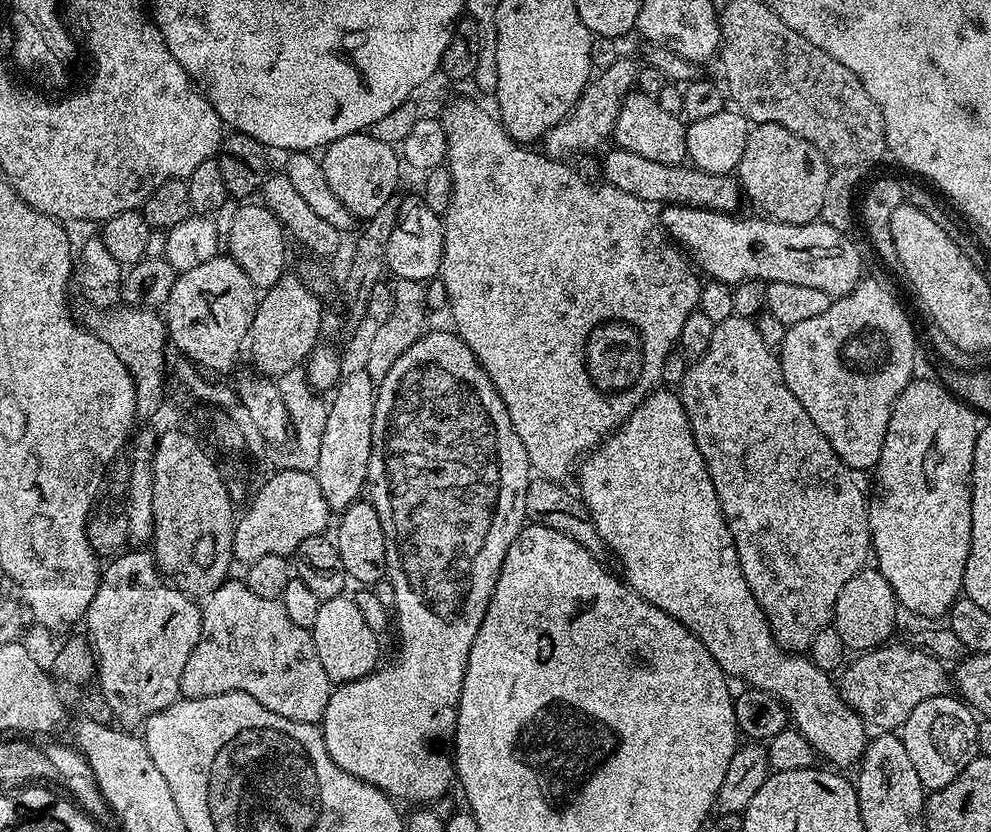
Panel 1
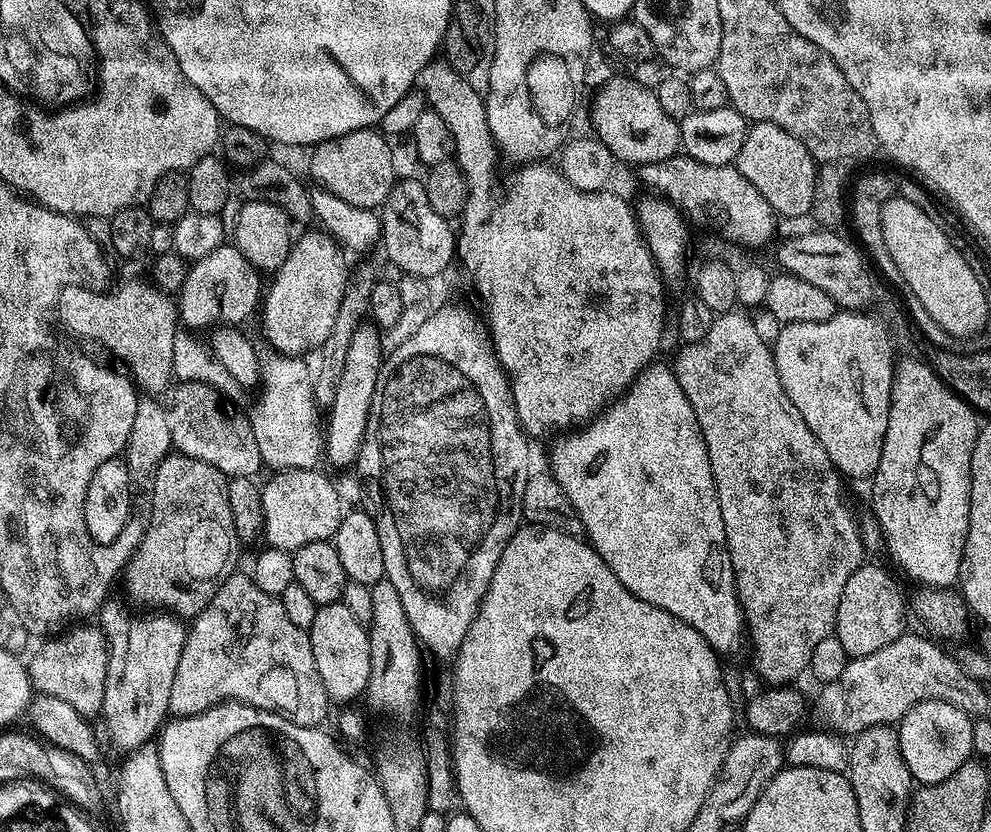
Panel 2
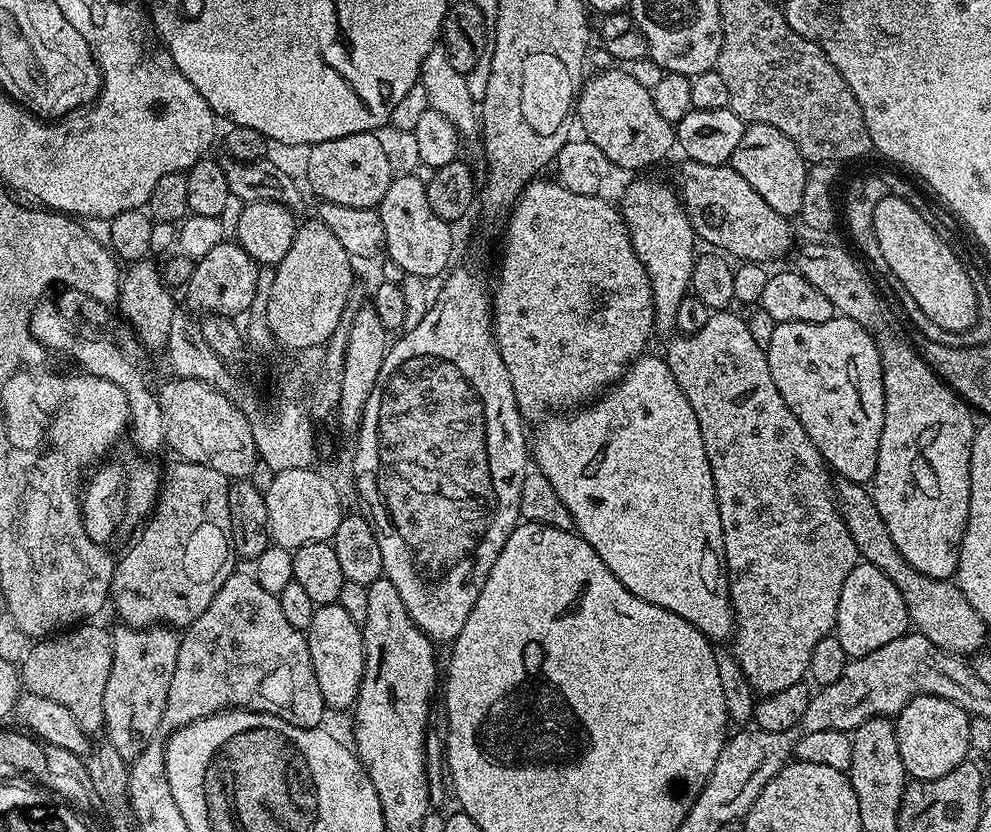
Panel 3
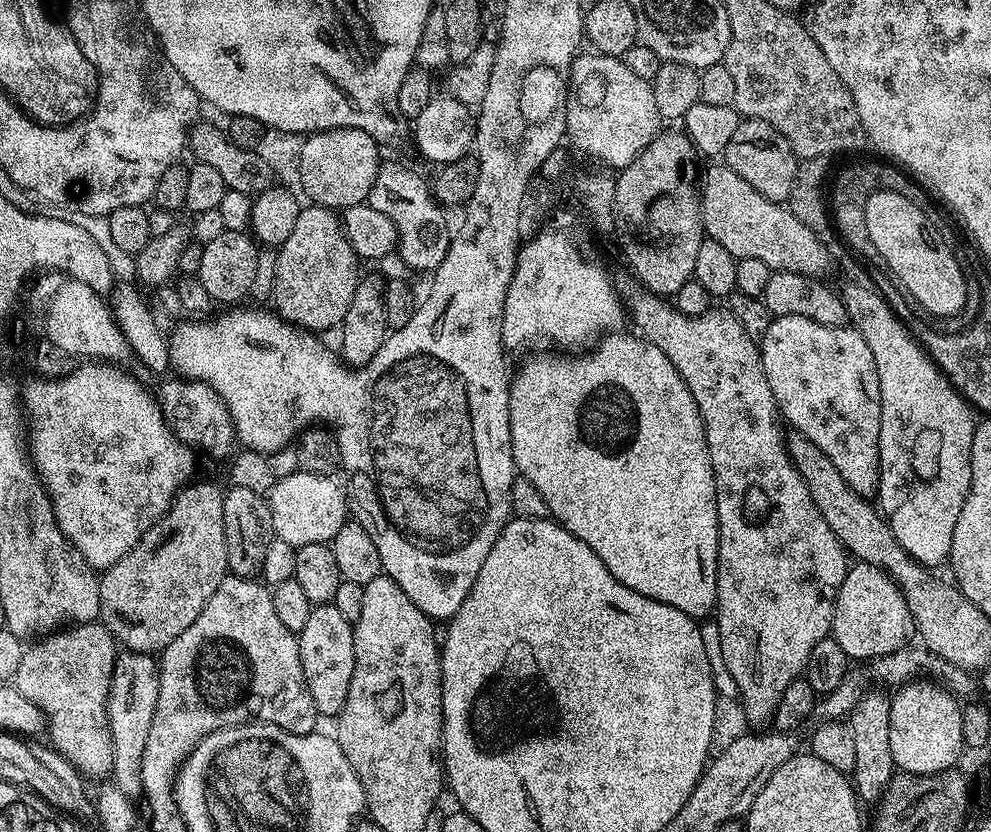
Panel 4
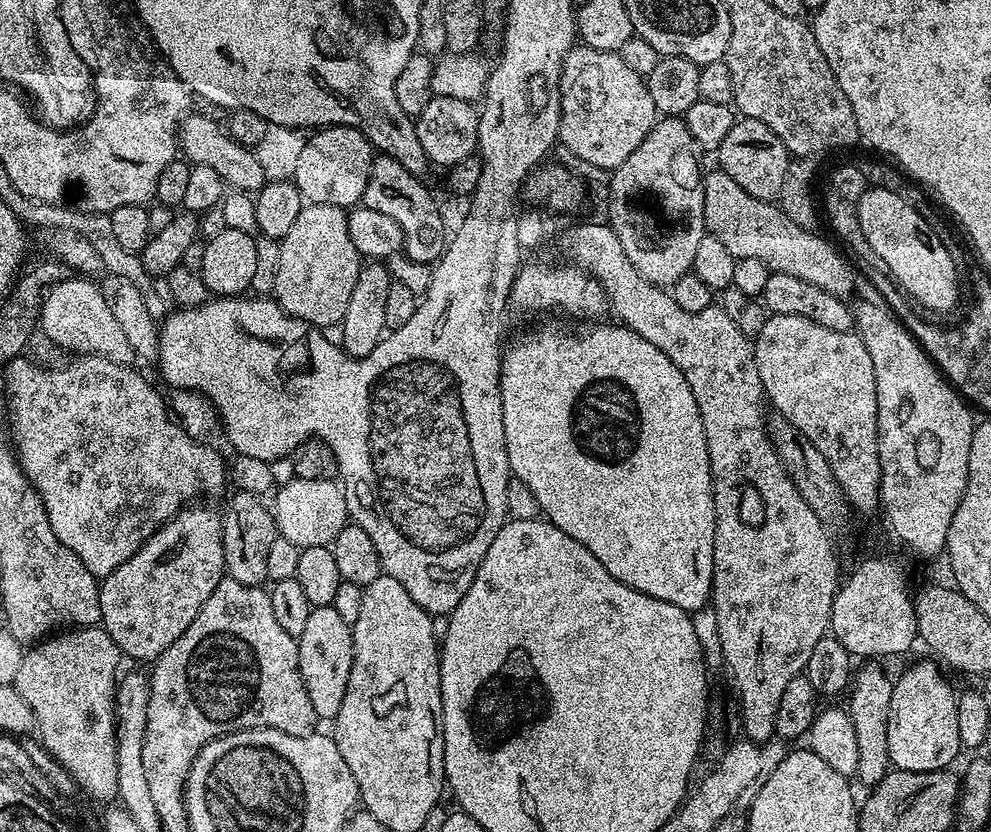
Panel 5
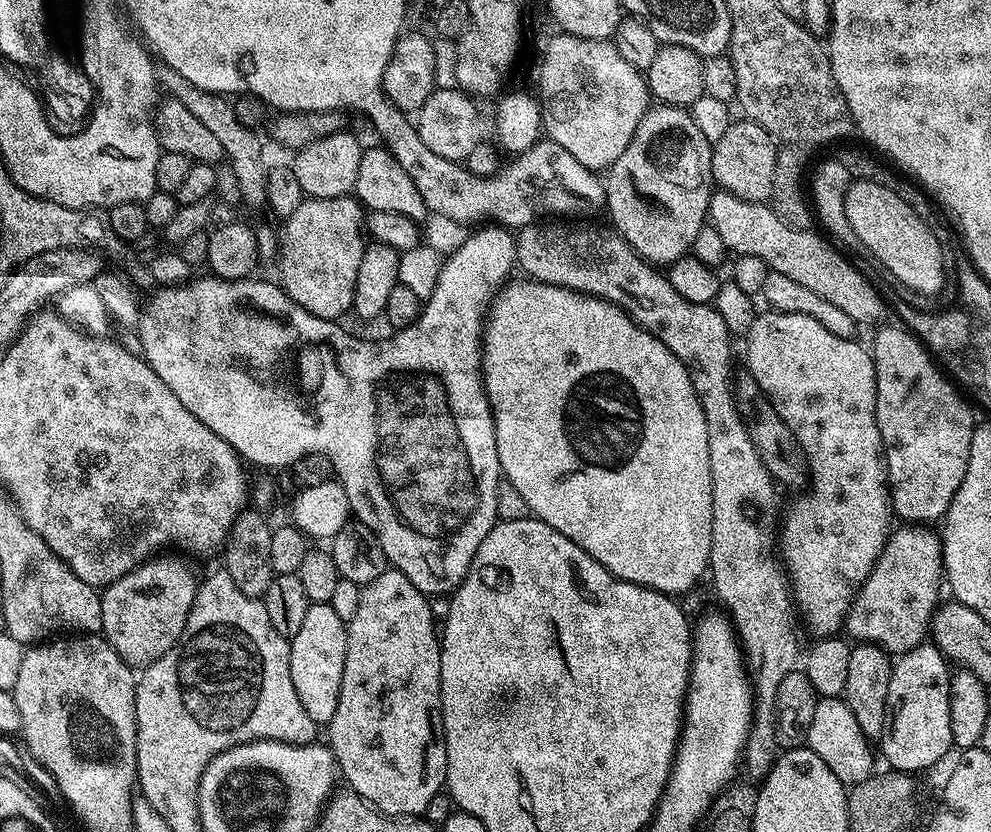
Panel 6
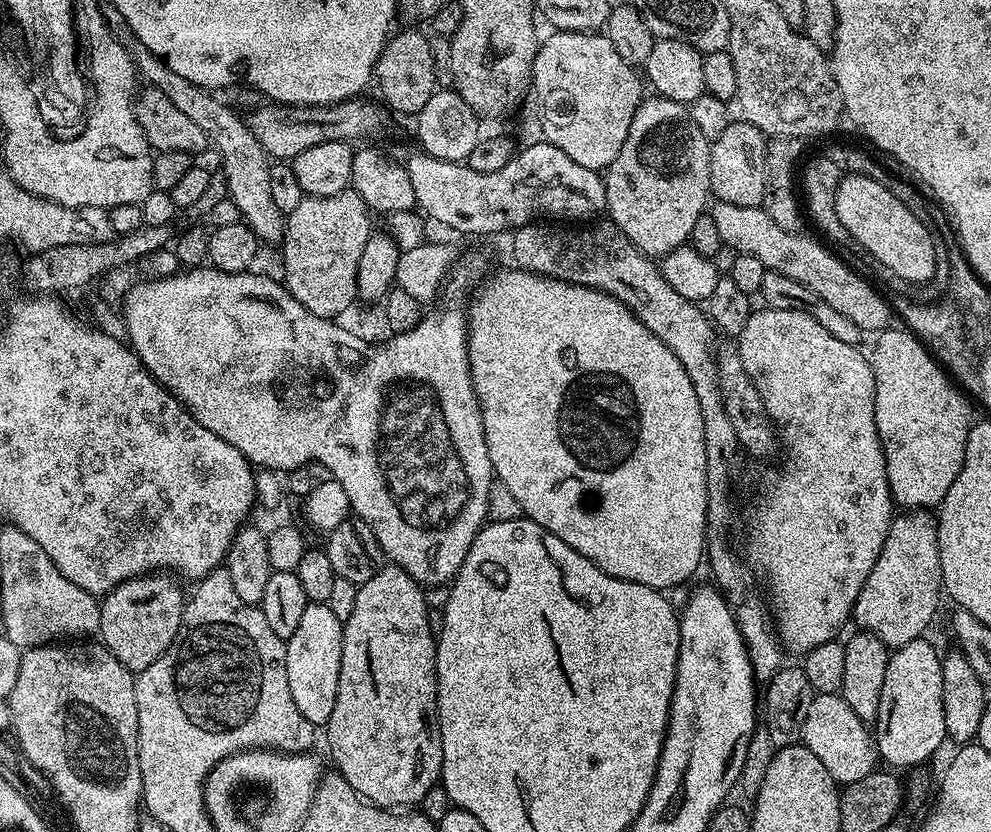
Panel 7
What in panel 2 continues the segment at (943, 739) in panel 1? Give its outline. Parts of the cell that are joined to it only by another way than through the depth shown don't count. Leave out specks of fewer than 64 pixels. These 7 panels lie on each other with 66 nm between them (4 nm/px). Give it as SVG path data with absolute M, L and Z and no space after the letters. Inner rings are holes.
M941 700L922 702L900 719L898 731L902 758L906 758L906 766L917 785L942 782L950 778L950 774L954 774L958 766L973 759L972 722L973 717L969 713L958 710L958 706L950 706L950 702Z

